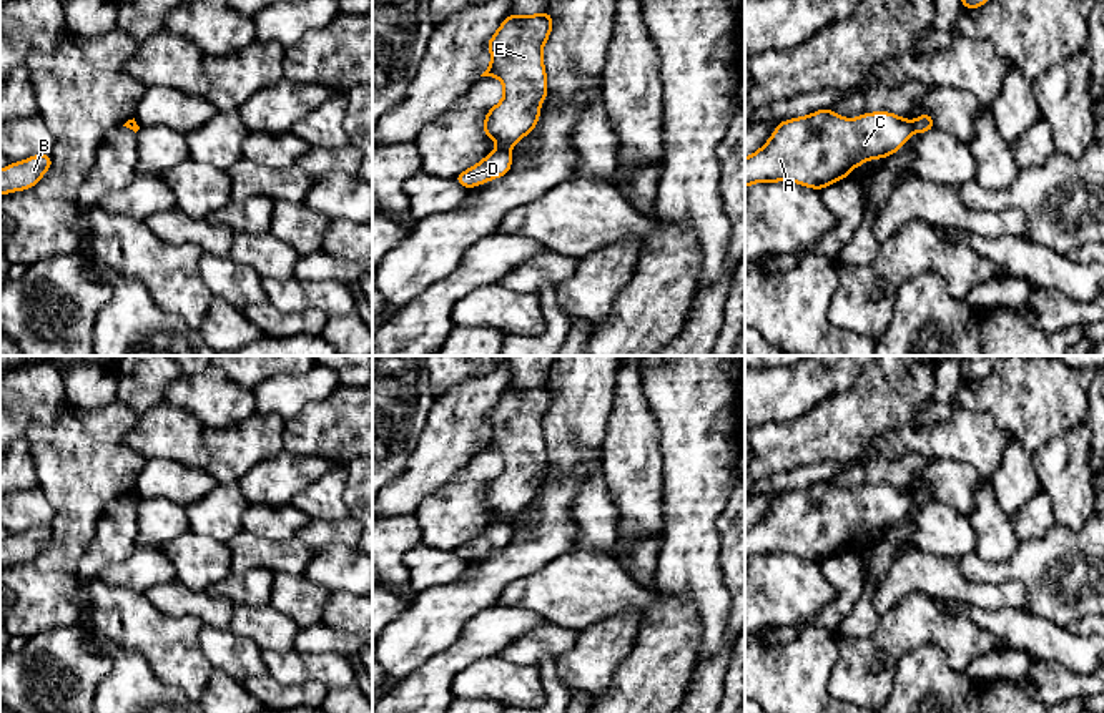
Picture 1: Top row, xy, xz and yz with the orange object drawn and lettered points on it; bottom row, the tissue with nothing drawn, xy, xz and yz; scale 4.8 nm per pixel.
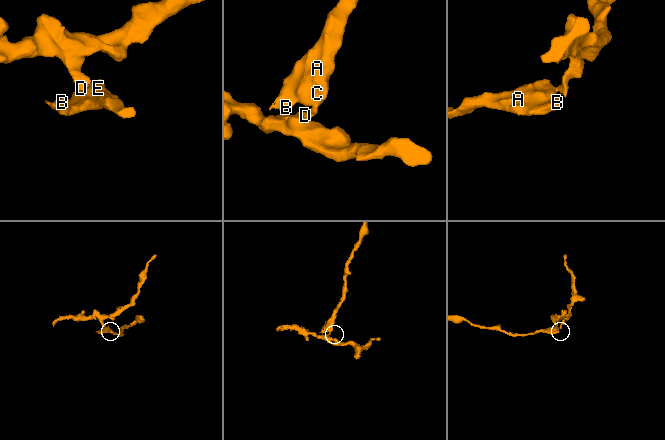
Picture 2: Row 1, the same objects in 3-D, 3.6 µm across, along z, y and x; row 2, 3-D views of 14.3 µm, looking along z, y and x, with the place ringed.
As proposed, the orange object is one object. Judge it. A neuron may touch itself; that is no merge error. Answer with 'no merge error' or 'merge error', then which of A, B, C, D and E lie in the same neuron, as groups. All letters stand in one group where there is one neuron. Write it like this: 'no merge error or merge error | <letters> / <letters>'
merge error | A B C E / D

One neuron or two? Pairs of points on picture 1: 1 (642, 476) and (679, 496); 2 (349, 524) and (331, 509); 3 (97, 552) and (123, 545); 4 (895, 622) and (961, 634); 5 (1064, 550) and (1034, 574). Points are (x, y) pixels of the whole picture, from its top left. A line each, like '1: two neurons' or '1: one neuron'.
1: two neurons
2: two neurons
3: one neuron
4: one neuron
5: one neuron

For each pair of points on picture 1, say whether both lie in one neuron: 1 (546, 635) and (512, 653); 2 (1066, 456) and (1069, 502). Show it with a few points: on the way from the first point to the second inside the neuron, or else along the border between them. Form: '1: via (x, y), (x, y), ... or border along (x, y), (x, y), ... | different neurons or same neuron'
1: via (537, 644), (521, 650) | same neuron
2: via (1069, 467), (1069, 491) | same neuron

